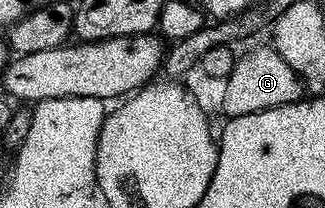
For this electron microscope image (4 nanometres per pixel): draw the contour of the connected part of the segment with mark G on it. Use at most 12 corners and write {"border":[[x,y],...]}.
{"border":[[253,49],[223,81],[226,118],[306,96],[276,49]]}

